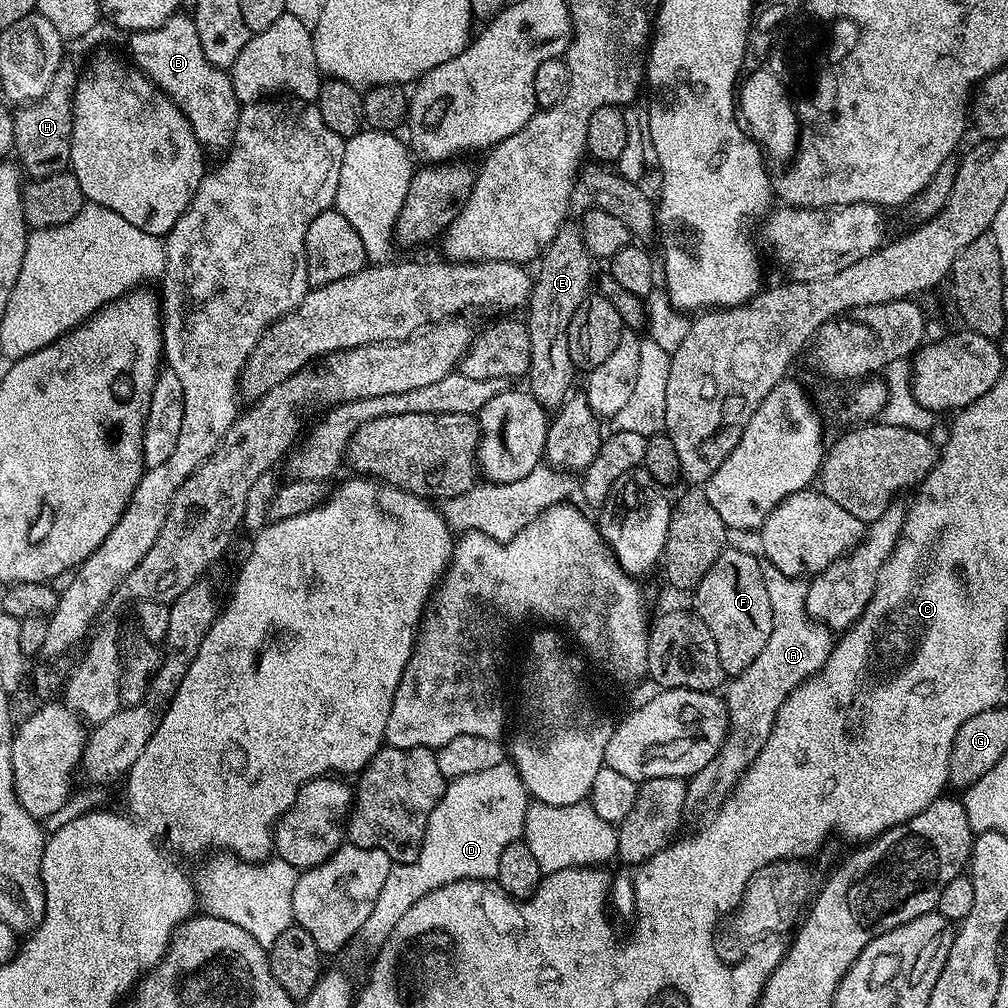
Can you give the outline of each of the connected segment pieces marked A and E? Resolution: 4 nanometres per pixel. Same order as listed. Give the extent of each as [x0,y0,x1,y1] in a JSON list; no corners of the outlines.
[[685,563,834,817],[526,222,594,410]]

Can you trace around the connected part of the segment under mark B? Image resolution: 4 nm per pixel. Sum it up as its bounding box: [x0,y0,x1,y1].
[130,14,242,150]

